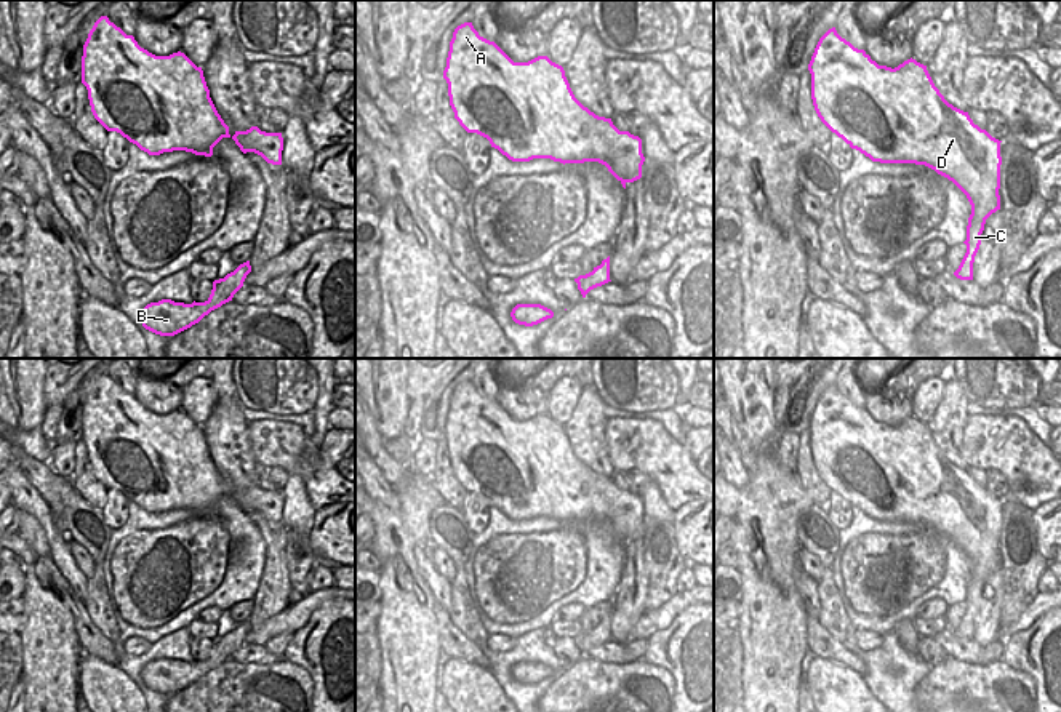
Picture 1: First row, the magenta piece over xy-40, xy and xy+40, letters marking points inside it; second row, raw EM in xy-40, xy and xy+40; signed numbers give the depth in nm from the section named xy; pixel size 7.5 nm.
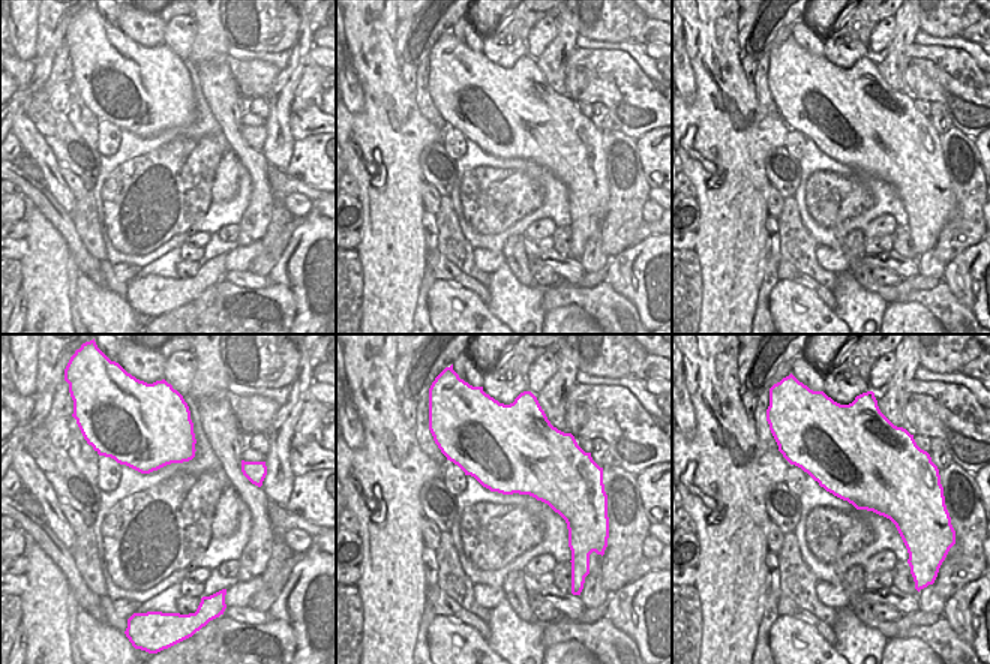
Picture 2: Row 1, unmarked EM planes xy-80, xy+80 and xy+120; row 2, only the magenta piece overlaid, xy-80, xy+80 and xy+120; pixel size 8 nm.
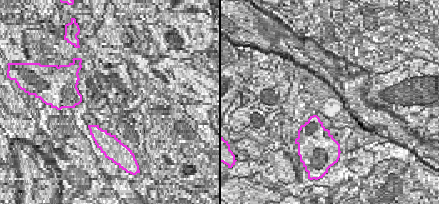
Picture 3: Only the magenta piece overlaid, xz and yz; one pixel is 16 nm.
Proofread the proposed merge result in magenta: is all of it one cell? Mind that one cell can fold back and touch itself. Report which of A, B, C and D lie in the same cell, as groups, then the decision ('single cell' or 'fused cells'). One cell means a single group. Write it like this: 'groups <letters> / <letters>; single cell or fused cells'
groups A B C D; single cell

